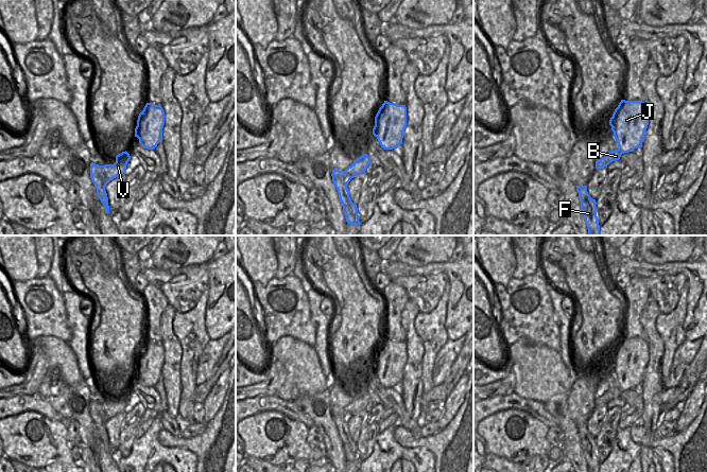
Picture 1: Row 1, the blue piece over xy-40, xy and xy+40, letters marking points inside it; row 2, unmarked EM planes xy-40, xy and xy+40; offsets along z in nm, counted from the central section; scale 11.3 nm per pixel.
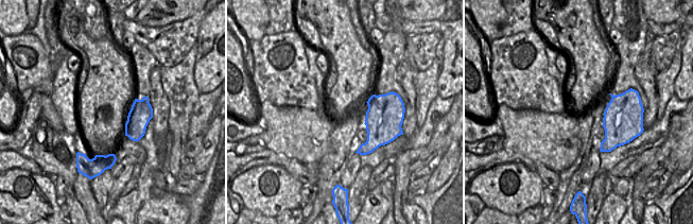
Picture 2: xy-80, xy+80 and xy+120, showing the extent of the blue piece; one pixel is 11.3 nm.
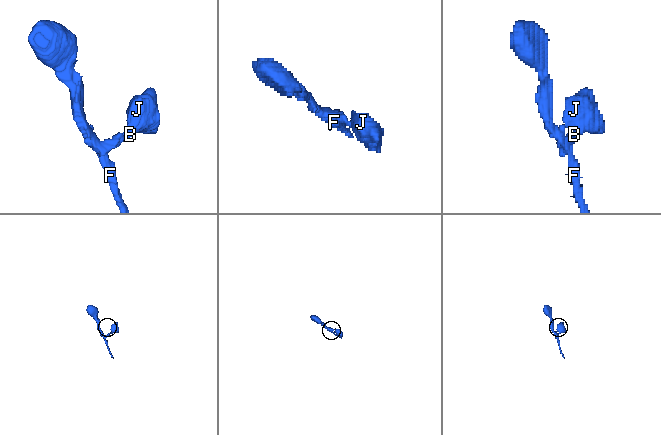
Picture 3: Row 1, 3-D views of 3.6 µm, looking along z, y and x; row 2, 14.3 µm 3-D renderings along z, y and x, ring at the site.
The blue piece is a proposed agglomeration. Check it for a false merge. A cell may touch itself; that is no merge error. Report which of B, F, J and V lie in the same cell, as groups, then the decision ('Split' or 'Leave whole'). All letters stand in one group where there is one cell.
Groups: B J / F V. Split.

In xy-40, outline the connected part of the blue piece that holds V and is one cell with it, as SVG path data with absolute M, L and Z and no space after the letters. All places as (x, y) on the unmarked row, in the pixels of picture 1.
M116 394L116 400L114 402L99 403L93 400L90 401L90 416L97 426L98 435L107 451L109 451L109 443L105 424L114 416L125 412L127 400L128 399L121 399L118 394Z

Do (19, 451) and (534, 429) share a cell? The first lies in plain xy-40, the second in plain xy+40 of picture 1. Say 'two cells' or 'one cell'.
one cell

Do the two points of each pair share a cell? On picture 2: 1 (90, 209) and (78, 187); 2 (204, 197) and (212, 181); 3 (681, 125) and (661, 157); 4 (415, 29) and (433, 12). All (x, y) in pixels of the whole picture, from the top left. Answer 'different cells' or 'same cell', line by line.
1: same cell
2: same cell
3: different cells
4: different cells

